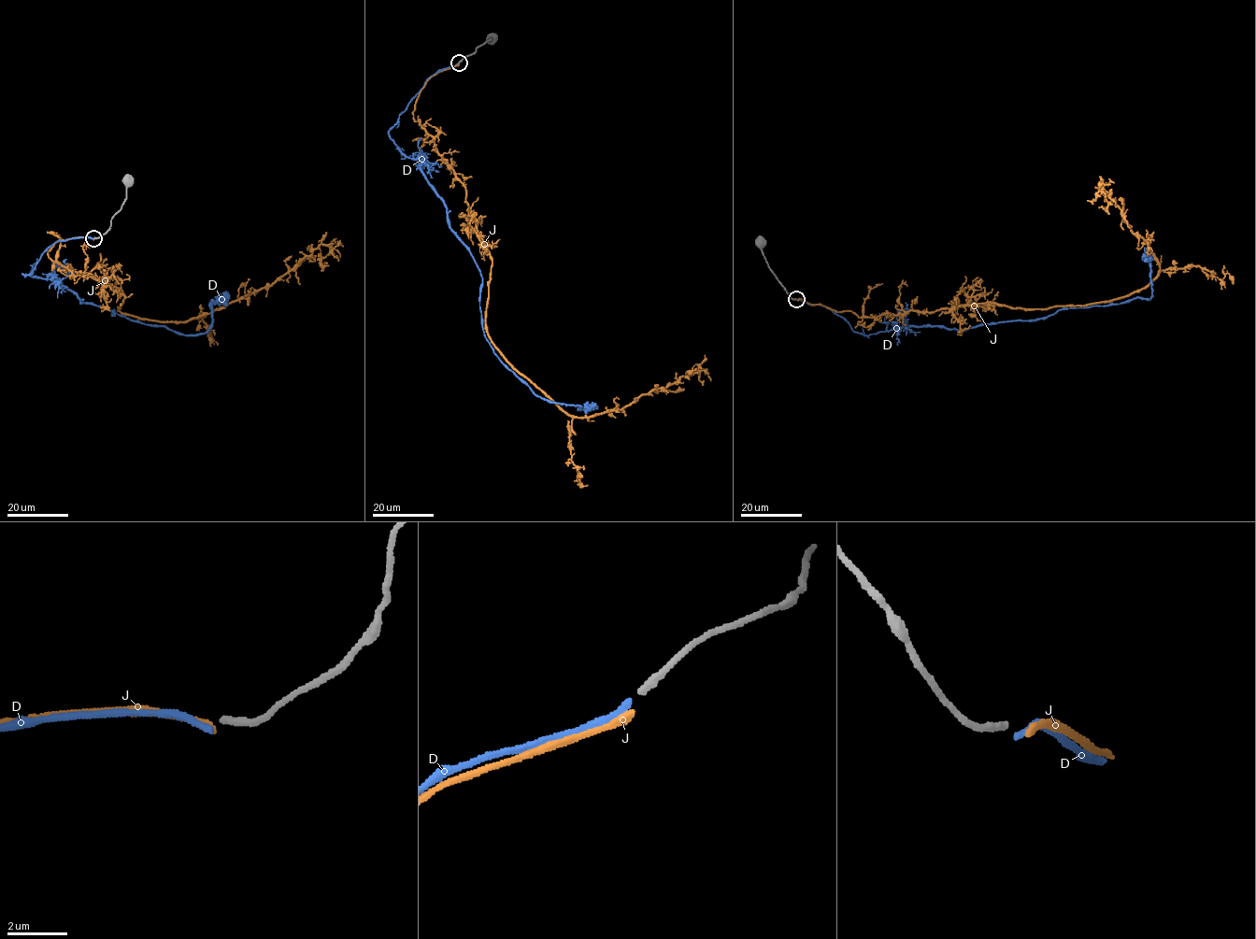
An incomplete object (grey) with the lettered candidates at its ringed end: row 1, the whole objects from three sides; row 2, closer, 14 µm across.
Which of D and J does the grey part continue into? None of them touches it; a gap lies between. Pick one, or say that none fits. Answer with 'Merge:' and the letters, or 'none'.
Merge: D

